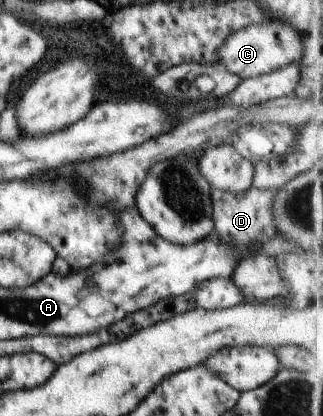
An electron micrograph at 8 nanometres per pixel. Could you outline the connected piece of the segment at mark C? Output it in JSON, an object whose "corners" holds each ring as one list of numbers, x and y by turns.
{"corners":[[270,21,264,25,249,25,231,33,221,44,218,63,241,79,253,78,285,65,301,61,302,37,284,21]]}

